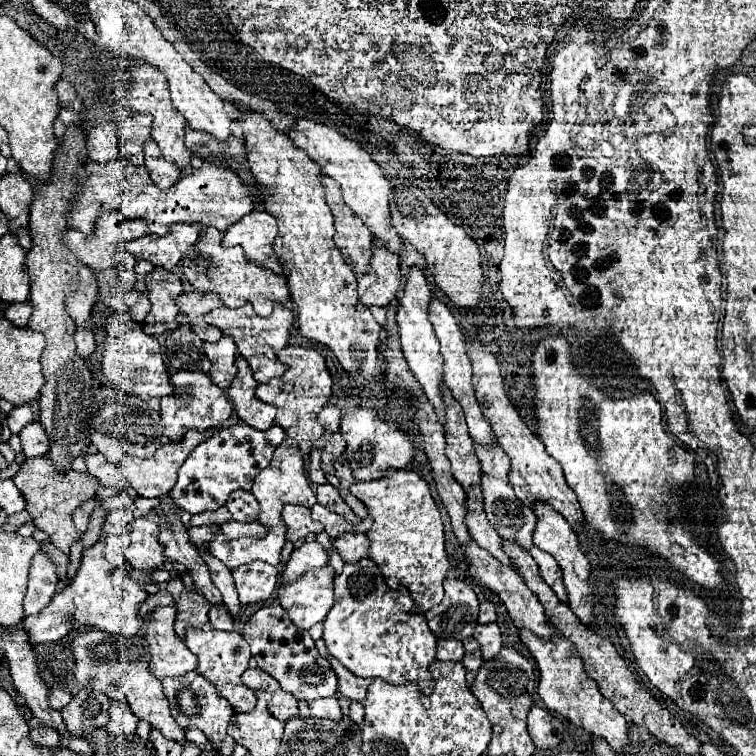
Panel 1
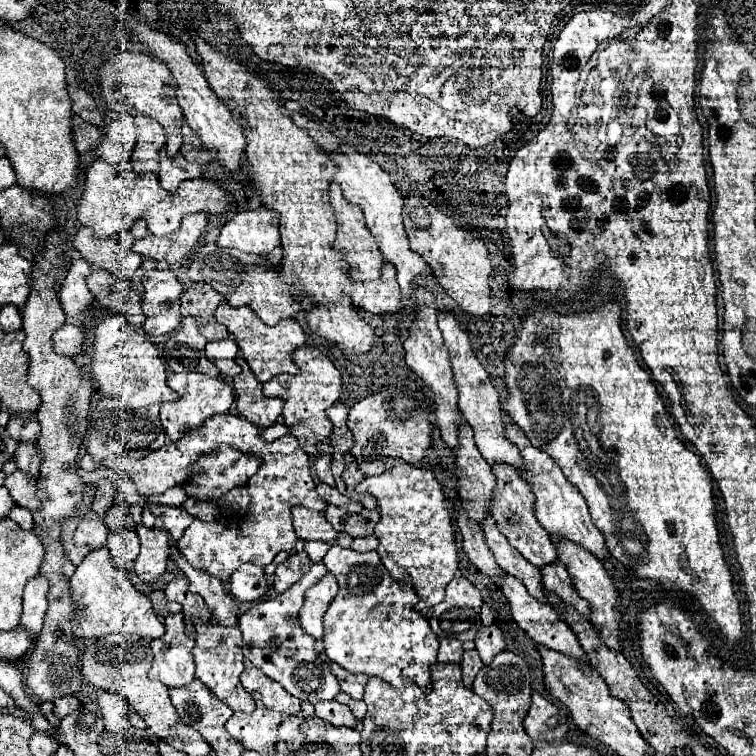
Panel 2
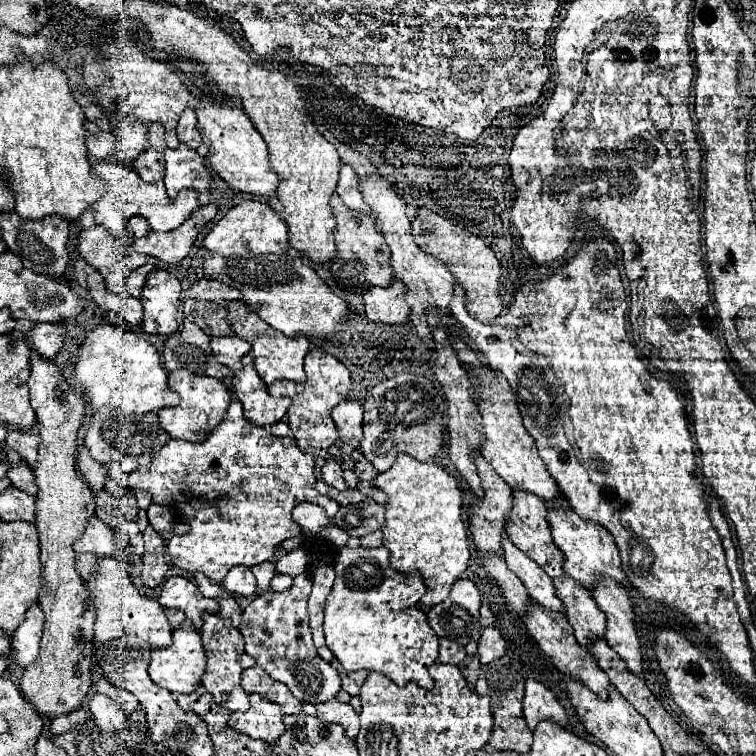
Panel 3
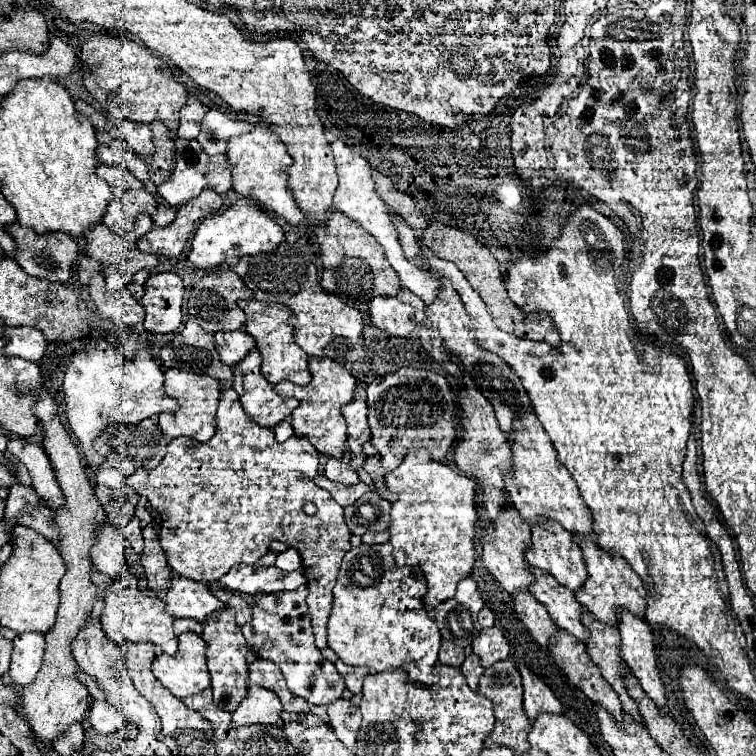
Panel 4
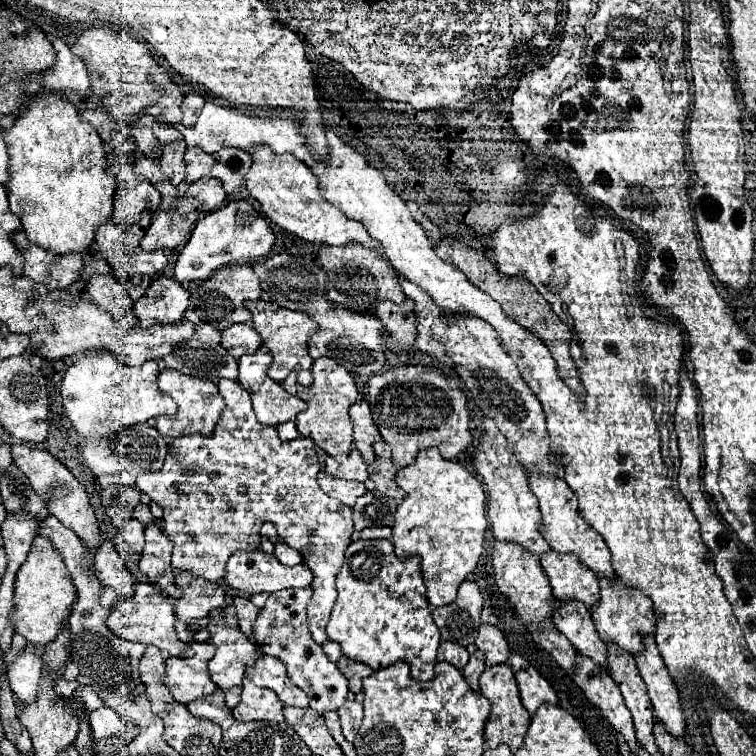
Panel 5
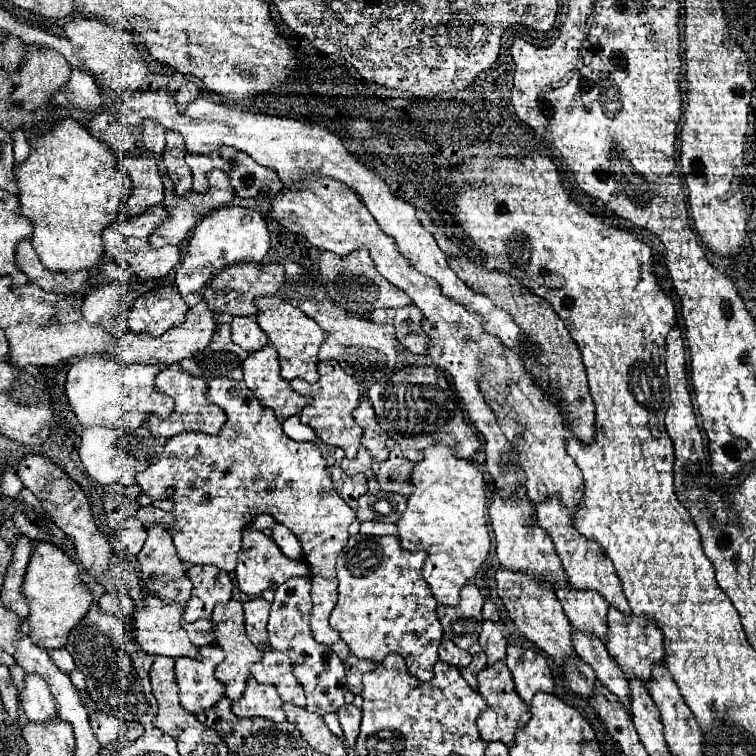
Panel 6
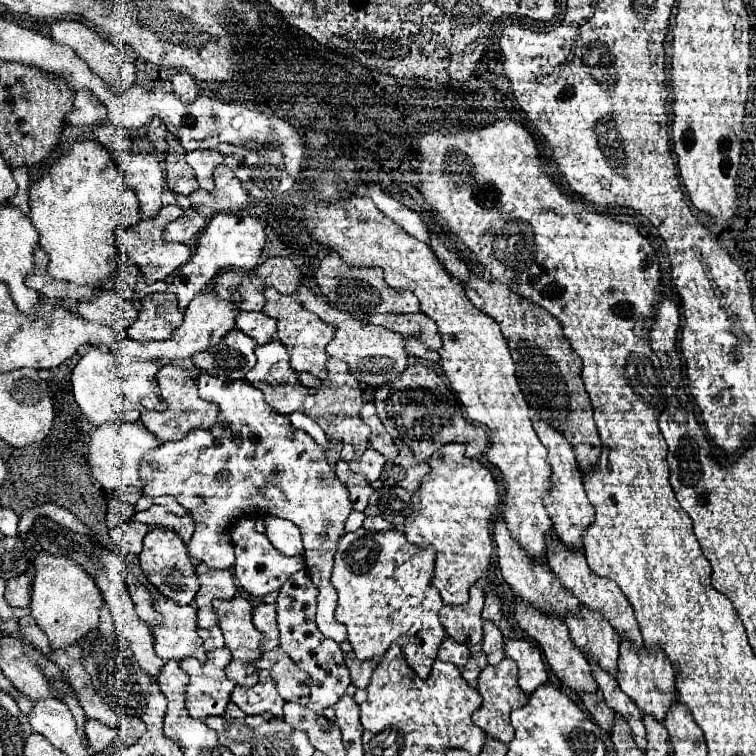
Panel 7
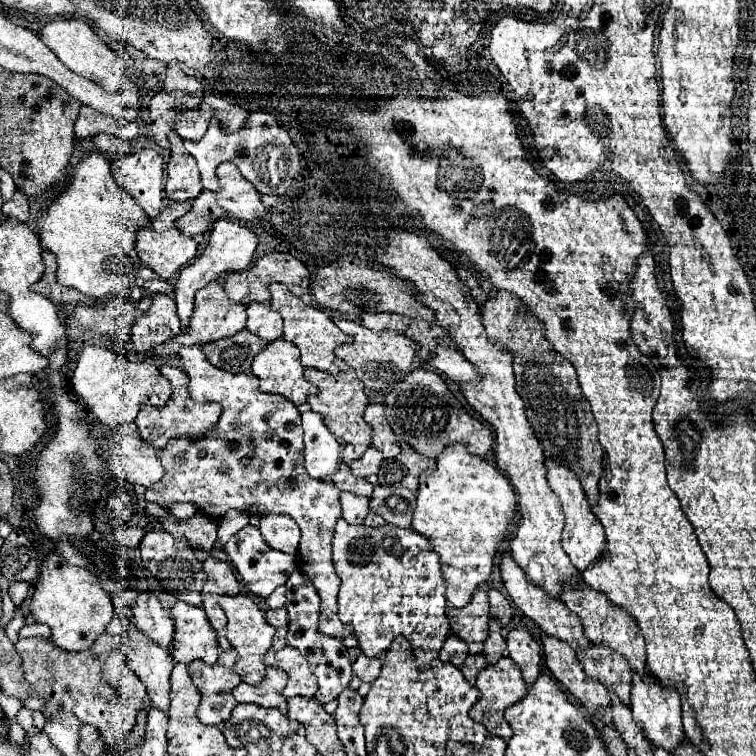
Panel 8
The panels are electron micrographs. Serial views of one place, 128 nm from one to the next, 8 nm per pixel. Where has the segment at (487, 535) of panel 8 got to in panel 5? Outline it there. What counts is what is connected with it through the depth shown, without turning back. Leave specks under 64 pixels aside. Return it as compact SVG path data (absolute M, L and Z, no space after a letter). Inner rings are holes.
M428 448L418 452L414 464L408 464L396 472L396 484L406 492L406 498L398 504L394 514L394 552L400 560L420 556L428 602L432 606L450 604L460 582L464 582L476 568L484 550L488 522L482 482L462 464L444 460L436 448Z

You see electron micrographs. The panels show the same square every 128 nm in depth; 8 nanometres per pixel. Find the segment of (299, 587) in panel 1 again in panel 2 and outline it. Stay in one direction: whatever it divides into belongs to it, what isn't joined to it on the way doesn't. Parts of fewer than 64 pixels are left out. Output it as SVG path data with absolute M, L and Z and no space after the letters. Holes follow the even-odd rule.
M322 576L314 584L314 588L310 588L304 594L304 604L302 604L304 608L300 608L300 626L302 630L306 630L306 634L310 634L316 640L324 636L322 616L330 606L330 600L336 596L336 592L338 592L338 584L334 576Z

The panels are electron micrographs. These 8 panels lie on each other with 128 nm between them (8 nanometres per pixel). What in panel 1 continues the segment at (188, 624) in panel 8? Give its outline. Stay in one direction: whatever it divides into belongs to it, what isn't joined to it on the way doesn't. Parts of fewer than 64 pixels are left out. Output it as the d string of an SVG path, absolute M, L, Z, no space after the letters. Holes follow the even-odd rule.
M102 540L94 546L86 548L82 552L82 564L72 578L72 582L58 590L54 600L38 614L38 616L26 616L22 626L30 634L32 644L40 642L56 642L68 632L82 628L82 626L94 626L98 630L106 630L112 634L126 634L134 636L140 628L146 626L148 618L138 616L140 604L148 598L148 594L140 588L136 580L126 572L126 568L114 568L104 558L104 544Z

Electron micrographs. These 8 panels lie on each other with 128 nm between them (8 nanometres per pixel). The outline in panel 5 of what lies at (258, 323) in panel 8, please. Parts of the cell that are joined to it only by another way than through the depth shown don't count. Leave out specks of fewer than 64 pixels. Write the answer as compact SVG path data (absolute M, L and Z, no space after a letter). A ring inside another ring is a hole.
M234 324L222 332L220 340L222 348L226 348L234 358L240 358L244 354L252 354L260 348L260 336L250 324Z

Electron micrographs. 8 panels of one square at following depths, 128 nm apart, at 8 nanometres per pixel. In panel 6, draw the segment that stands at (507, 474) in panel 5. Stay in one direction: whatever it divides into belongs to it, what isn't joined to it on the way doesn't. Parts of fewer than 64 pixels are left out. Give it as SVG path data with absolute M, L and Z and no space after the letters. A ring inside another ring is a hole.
M520 484L520 488L508 500L502 500L502 496L498 492L494 492L492 500L490 500L488 516L490 516L492 530L494 530L496 554L498 554L500 564L504 564L510 570L522 572L526 576L546 578L550 582L566 582L564 568L558 560L558 554L554 552L554 544L552 544L550 536L546 536L546 530L542 530L538 526L538 522L534 520L534 504L530 502L530 498L526 494L524 484Z

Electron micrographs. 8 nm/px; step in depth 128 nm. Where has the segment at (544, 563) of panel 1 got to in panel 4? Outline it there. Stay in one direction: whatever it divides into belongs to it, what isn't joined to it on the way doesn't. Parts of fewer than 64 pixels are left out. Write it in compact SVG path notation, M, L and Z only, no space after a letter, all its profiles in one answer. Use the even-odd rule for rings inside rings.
M582 608L582 624L590 630L590 638L586 640L586 652L590 654L590 660L600 668L600 674L618 694L624 712L634 716L634 720L642 722L642 716L638 712L638 704L628 696L624 682L620 680L622 672L628 672L628 666L622 662L618 654L618 642L620 634L616 626L606 626L600 620L594 620L586 608Z

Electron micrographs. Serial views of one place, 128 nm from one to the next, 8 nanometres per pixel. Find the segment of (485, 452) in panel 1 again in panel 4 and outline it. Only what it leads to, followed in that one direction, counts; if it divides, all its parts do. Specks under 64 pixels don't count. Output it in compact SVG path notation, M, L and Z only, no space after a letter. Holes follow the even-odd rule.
M542 524L542 528L532 528L530 550L526 550L524 556L532 566L542 568L544 572L552 574L562 586L566 586L570 590L578 590L586 580L582 552L580 552L578 544L572 540L572 534L566 532L564 528L558 528L558 524Z

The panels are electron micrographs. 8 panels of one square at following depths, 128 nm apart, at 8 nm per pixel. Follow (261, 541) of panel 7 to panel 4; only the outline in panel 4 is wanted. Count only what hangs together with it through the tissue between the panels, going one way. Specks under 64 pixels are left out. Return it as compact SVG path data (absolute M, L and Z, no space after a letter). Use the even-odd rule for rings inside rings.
M236 564L220 578L220 584L228 590L242 592L242 594L256 594L256 592L286 592L306 584L306 578L300 570L296 572L282 572L276 566L262 568L262 566L248 566Z

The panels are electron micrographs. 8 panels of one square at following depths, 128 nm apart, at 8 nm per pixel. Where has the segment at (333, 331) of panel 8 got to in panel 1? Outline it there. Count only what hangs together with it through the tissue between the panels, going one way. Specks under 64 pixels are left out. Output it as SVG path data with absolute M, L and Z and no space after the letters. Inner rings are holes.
M246 304L238 310L232 310L232 308L226 308L226 306L220 306L218 310L212 310L204 316L206 324L212 324L216 328L222 330L222 334L234 338L236 342L236 348L238 352L246 358L246 362L250 364L252 372L254 372L254 380L258 384L262 382L268 382L270 378L274 376L282 376L286 372L286 366L278 362L276 358L276 352L282 350L286 344L288 344L288 338L290 338L290 326L294 322L294 314L286 308L282 308L280 304L274 306L272 314L270 316L258 316L252 308L252 304Z

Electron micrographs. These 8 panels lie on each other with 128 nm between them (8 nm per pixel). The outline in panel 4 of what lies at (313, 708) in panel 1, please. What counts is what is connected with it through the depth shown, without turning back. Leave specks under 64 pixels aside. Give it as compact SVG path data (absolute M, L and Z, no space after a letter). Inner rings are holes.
M340 698L340 700L334 700L332 704L328 704L326 712L328 712L330 726L334 728L338 740L342 740L348 748L352 748L356 742L360 722L362 722L360 708L354 706L350 700Z

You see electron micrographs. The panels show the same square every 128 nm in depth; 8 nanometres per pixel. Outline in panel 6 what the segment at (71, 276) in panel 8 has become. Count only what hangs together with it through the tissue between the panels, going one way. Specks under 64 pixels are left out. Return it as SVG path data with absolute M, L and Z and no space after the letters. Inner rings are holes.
M64 118L56 122L50 130L44 130L38 136L30 138L28 144L30 144L30 156L22 164L14 166L14 176L20 190L18 214L28 218L34 226L30 242L36 248L40 262L52 272L76 272L82 268L88 270L100 262L100 256L104 252L100 238L102 230L112 222L133 217L132 210L122 210L122 206L126 204L124 200L130 196L130 178L122 170L124 158L121 160L114 158L112 150L94 136L90 136L90 132L74 118Z

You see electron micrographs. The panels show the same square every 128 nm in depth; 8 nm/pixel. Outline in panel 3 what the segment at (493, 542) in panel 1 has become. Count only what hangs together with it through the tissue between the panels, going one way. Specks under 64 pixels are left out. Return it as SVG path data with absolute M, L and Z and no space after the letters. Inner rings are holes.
M508 536L502 538L502 550L504 550L506 566L522 580L528 594L544 608L564 612L550 576L546 572L542 572L542 568L534 560L530 560L522 550L518 550Z

